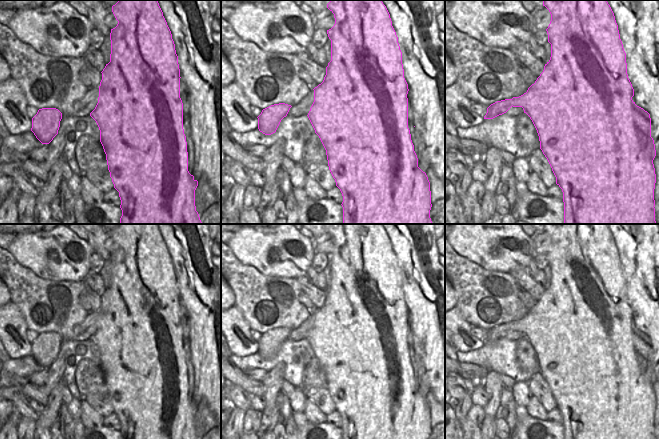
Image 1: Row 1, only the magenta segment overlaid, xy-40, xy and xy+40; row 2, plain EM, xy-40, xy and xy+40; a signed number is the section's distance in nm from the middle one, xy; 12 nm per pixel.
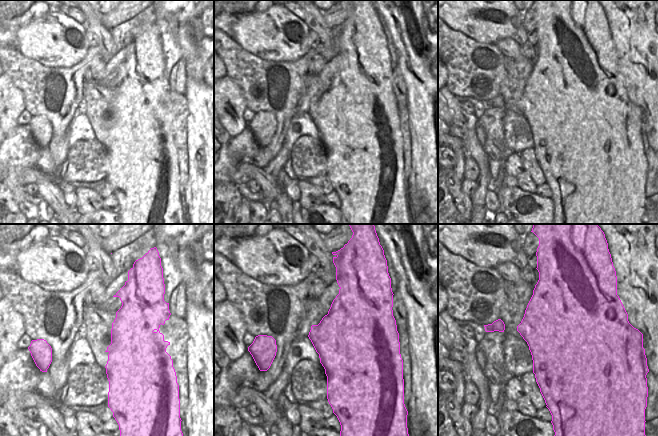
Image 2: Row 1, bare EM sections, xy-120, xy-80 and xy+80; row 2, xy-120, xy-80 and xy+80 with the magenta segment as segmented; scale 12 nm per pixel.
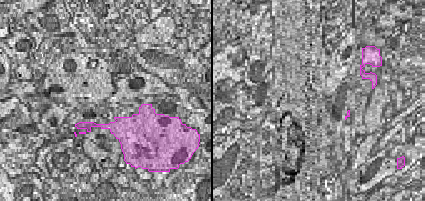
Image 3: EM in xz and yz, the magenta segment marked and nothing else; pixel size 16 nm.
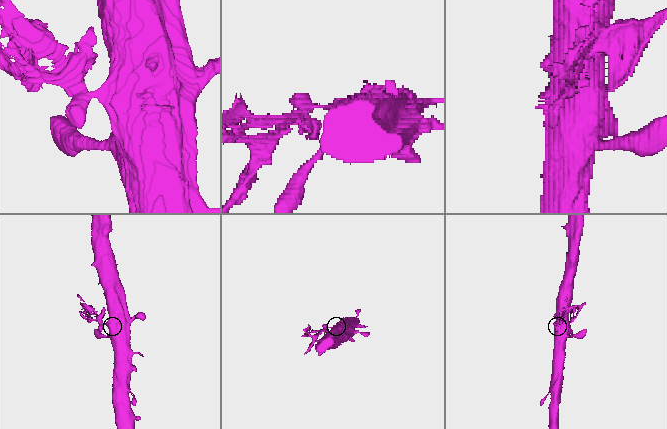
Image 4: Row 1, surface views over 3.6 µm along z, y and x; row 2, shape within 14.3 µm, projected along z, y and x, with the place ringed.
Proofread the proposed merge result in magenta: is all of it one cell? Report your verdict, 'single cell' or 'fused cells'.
fused cells

